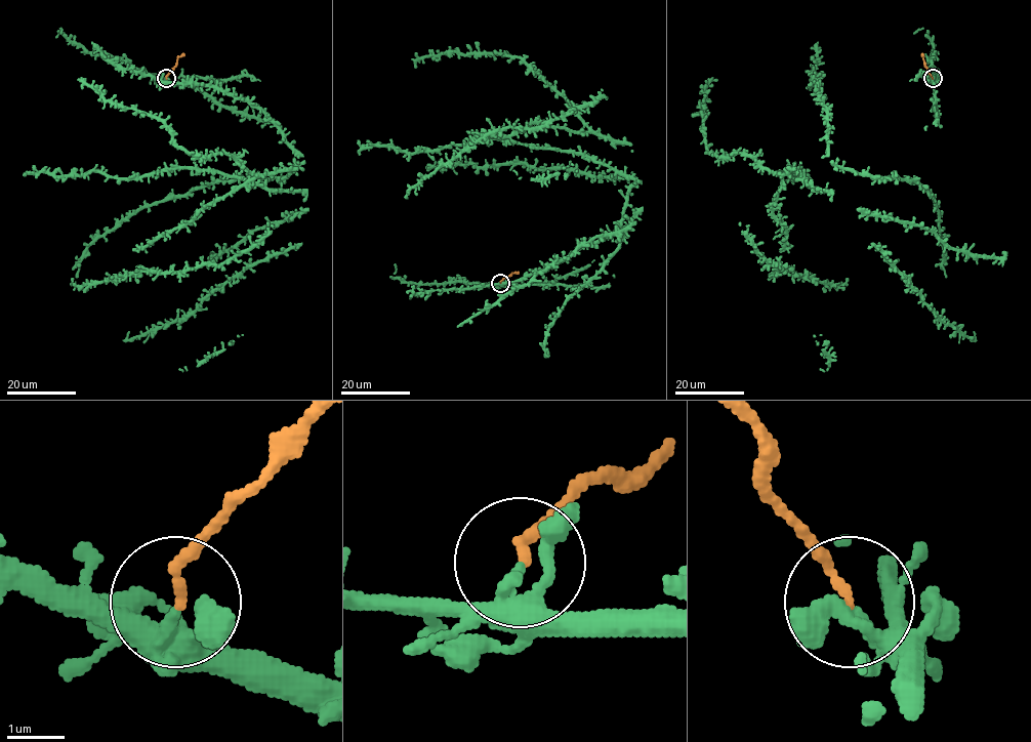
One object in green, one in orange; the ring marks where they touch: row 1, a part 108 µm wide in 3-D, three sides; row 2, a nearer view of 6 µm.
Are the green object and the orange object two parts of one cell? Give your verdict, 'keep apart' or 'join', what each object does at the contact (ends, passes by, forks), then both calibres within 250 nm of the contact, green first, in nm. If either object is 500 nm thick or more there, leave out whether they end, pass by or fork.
keep apart; green forks there; orange ends there; 120 nm thick on the green side, 170 nm on the other

